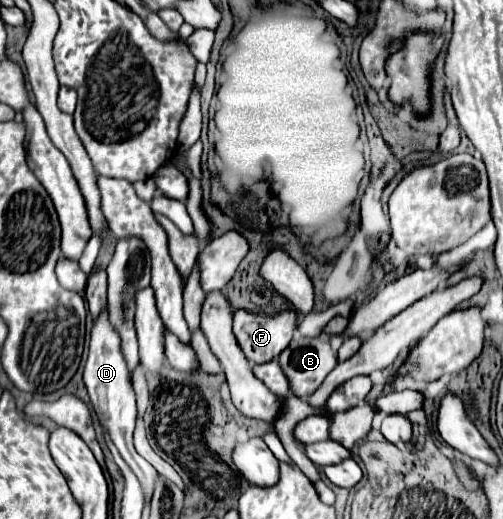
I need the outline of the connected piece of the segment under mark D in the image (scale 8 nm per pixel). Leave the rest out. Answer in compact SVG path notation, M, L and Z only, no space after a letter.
M107 305L103 307L103 311L93 321L91 341L89 341L89 357L87 357L87 363L85 363L83 381L87 385L87 391L89 391L93 409L97 411L99 421L105 427L109 427L111 439L117 445L121 457L129 463L133 473L139 477L139 481L143 485L143 491L145 491L145 497L151 499L151 483L155 483L157 471L141 455L137 455L137 451L133 447L133 429L135 429L135 417L137 417L135 391L133 391L131 381L129 381L127 361L121 353L121 337L119 337L119 331L115 329L115 325L109 321Z

